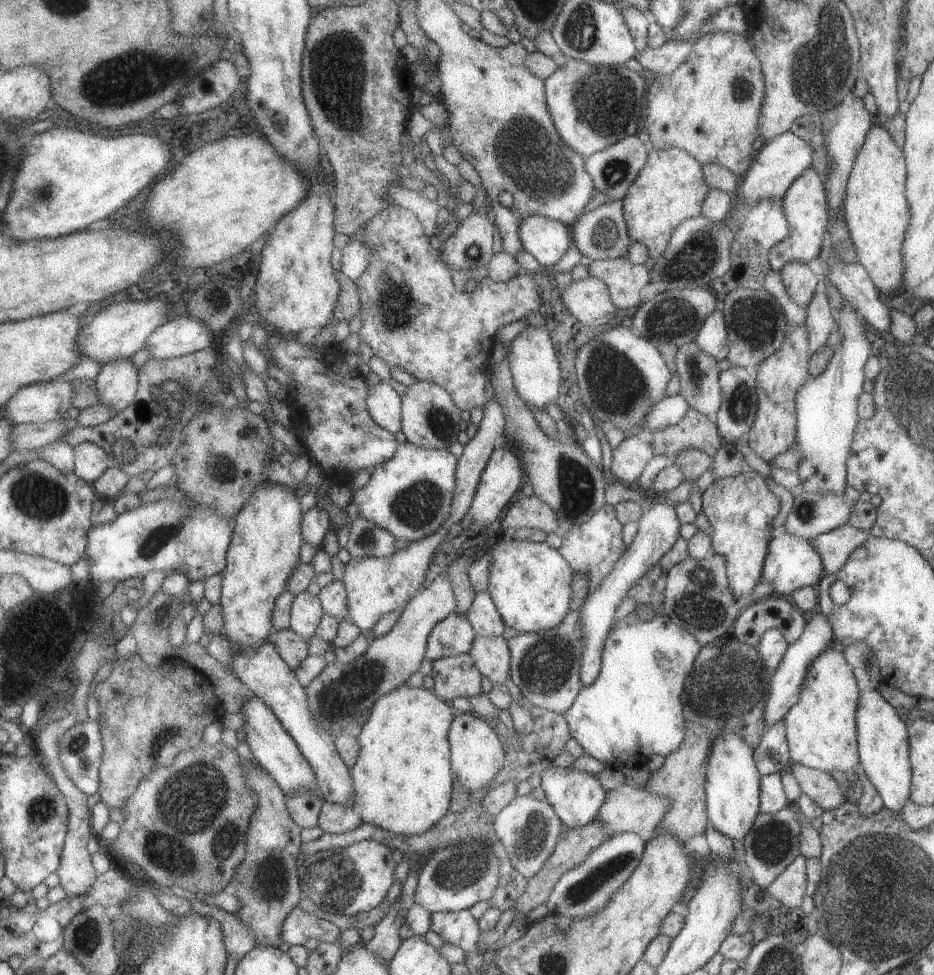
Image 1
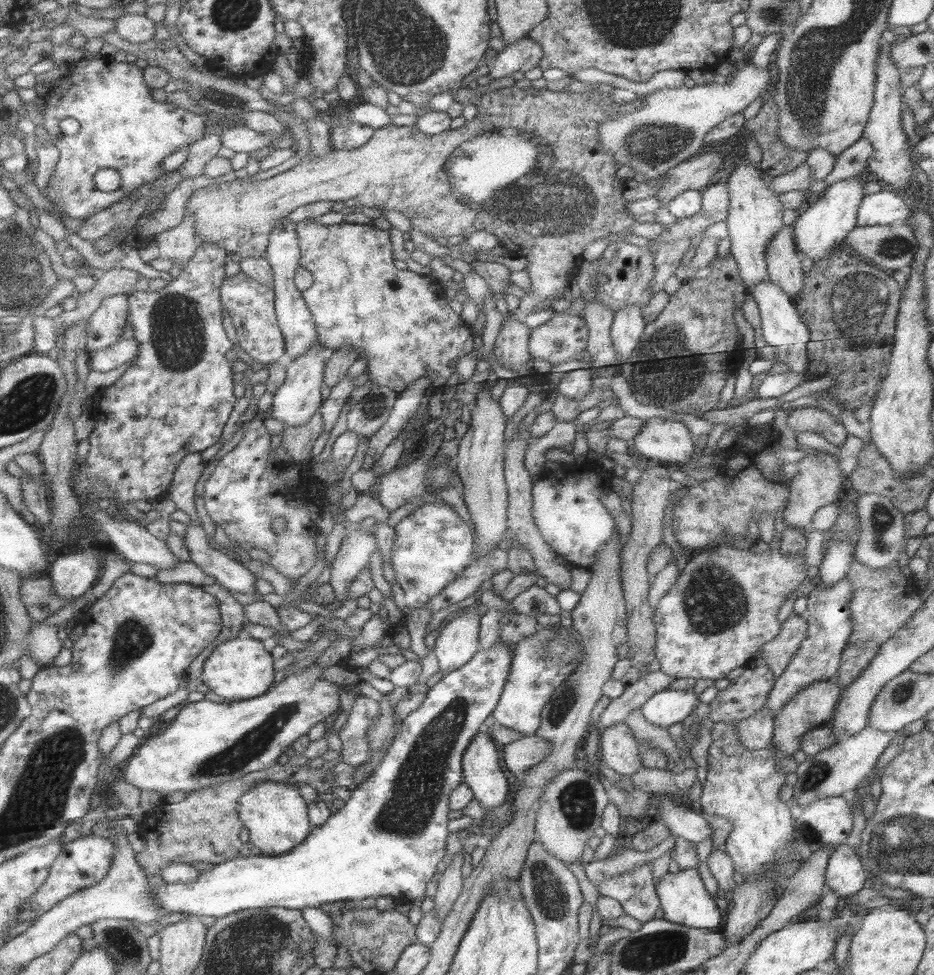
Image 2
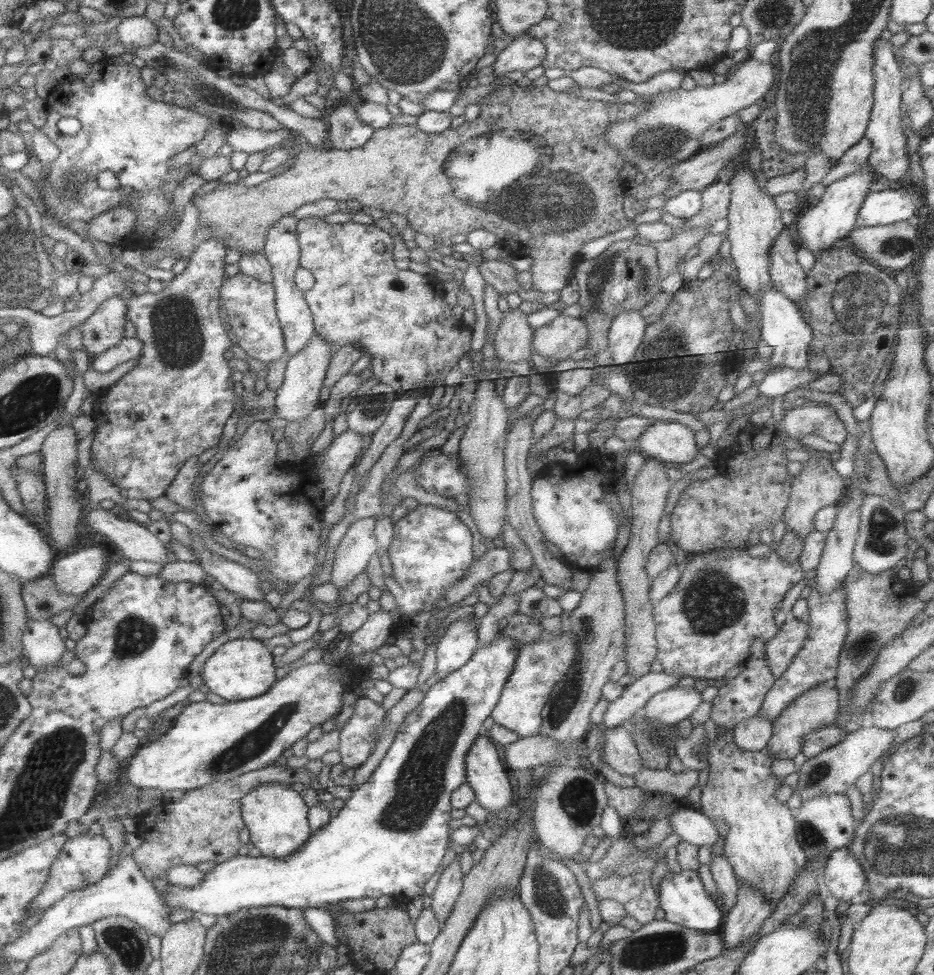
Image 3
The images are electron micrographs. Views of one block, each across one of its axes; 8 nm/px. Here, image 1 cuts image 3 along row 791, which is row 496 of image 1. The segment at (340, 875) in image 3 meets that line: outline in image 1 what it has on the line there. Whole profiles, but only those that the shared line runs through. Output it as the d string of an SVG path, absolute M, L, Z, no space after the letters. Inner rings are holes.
M403 443L393 458L376 466L372 477L365 488L354 489L352 501L358 512L373 524L389 530L393 536L404 538L413 543L437 534L451 516L451 506L457 490L457 474L459 459L449 450L427 449L413 443Z

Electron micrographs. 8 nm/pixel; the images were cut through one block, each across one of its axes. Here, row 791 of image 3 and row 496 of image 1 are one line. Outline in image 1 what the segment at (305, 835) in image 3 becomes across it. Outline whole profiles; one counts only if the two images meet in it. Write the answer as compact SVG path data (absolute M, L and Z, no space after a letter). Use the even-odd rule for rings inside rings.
M265 482L261 484L249 498L237 515L235 532L230 541L228 552L228 565L223 572L222 604L225 618L225 634L231 642L239 644L243 650L259 648L265 642L271 641L271 634L276 632L273 628L273 612L277 606L277 598L287 590L287 586L297 566L301 562L301 546L304 538L302 535L303 513L299 506L297 489L291 489L285 484Z

